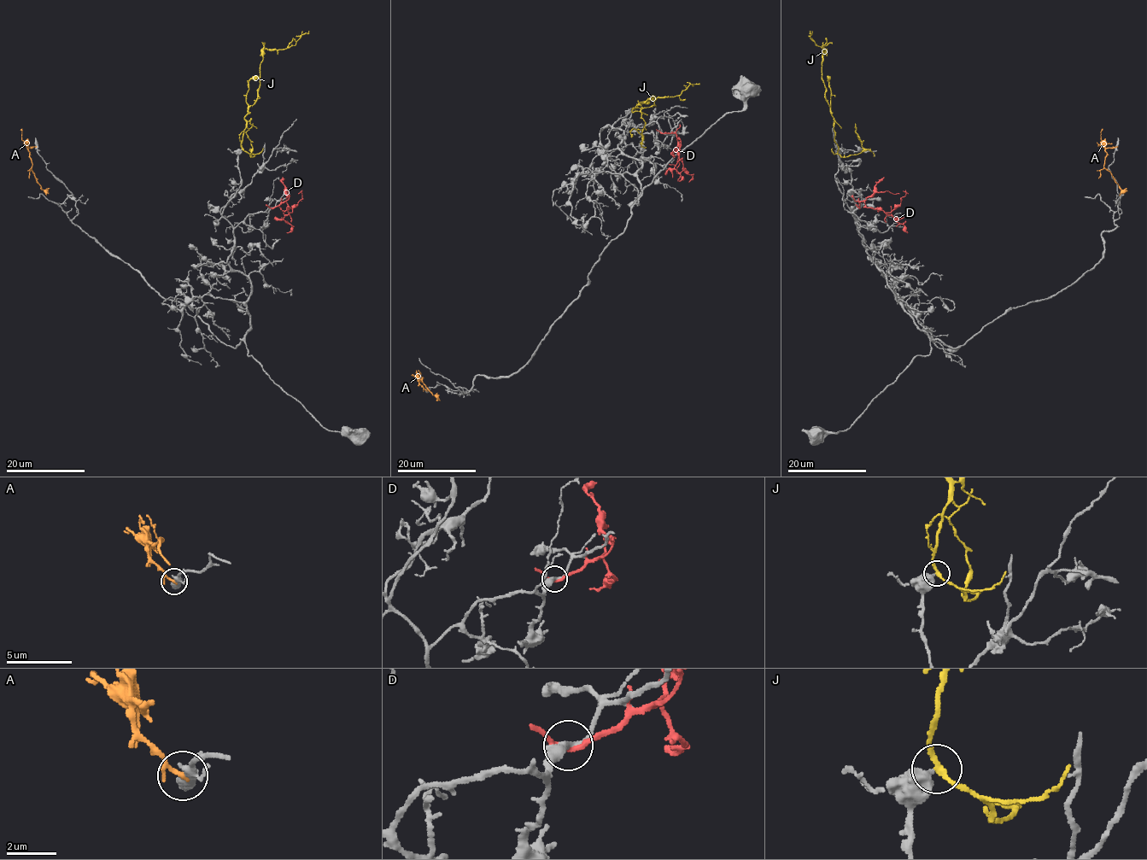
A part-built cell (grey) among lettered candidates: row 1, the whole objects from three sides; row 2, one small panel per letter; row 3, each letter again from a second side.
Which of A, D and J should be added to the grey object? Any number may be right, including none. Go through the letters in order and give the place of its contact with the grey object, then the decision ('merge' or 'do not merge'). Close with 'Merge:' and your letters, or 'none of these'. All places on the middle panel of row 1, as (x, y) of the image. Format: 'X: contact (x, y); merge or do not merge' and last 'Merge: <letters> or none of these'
A: contact (426, 390); do not merge
D: contact (662, 133); do not merge
J: contact (633, 112); merge
Merge: J

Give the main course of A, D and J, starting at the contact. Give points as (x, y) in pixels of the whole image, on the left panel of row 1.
A: (36, 146), (28, 149), (31, 170), (41, 187), (49, 188)
D: (272, 207), (286, 201), (289, 207), (288, 211), (292, 212), (301, 198), (301, 193), (298, 193)
J: (242, 149), (245, 115), (257, 97), (262, 52), (266, 49), (283, 49), (295, 45), (308, 31)

